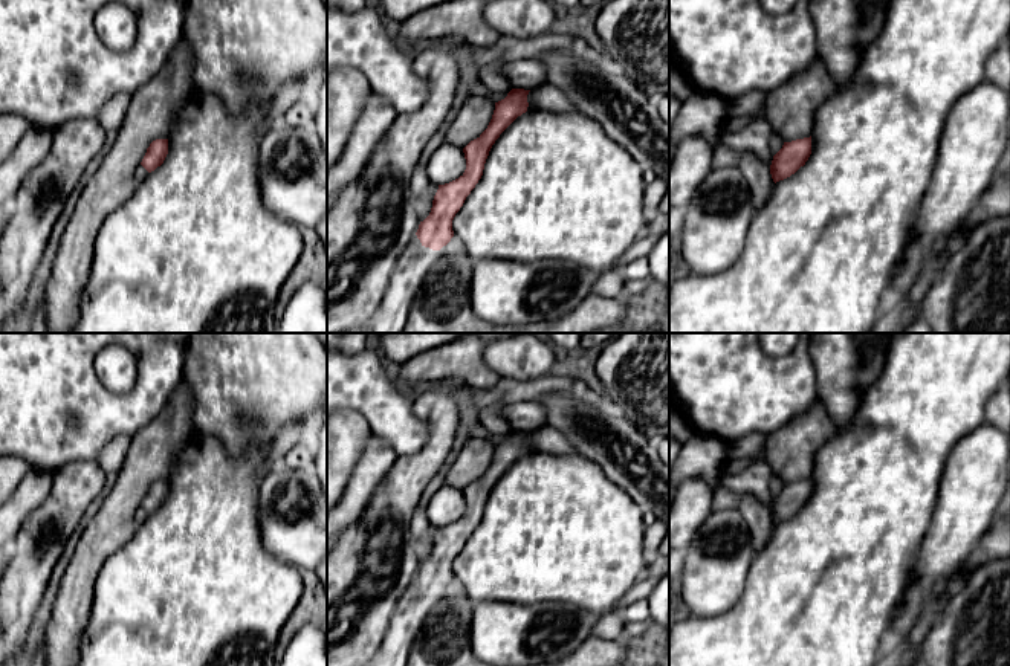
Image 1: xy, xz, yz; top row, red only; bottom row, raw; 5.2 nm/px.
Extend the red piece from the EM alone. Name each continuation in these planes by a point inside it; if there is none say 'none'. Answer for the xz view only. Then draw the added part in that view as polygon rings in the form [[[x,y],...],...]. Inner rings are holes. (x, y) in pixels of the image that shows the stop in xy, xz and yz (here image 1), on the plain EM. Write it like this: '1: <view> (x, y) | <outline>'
1: xz (417, 604) | [[[417,577],[413,579],[408,593],[396,606],[396,613],[390,620],[379,651],[373,657],[371,666],[406,666],[416,637],[426,617],[443,597],[445,590],[432,593],[425,590]]]

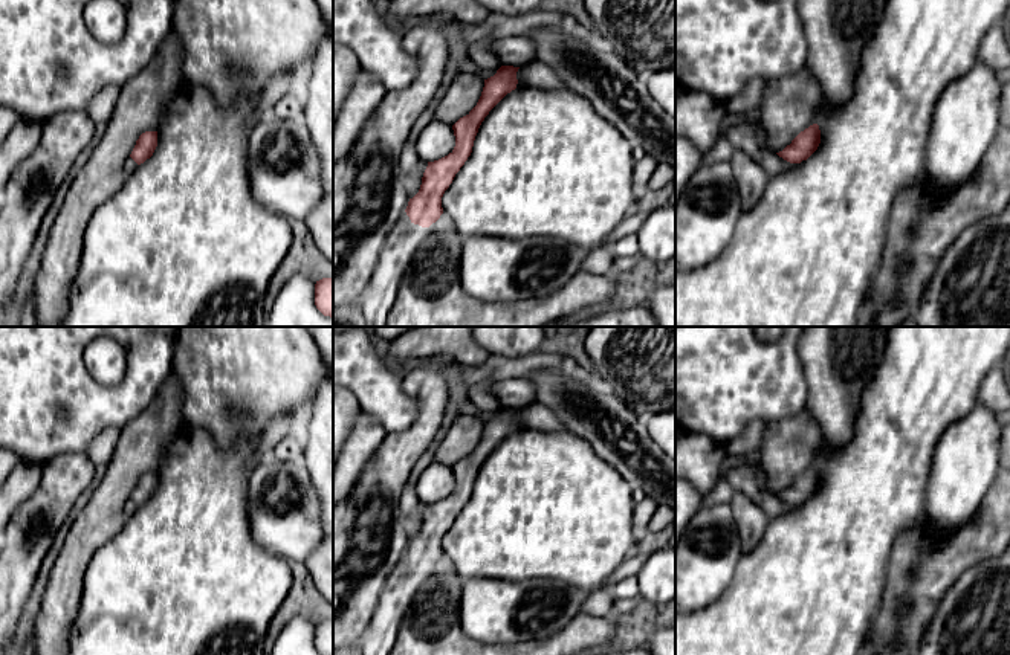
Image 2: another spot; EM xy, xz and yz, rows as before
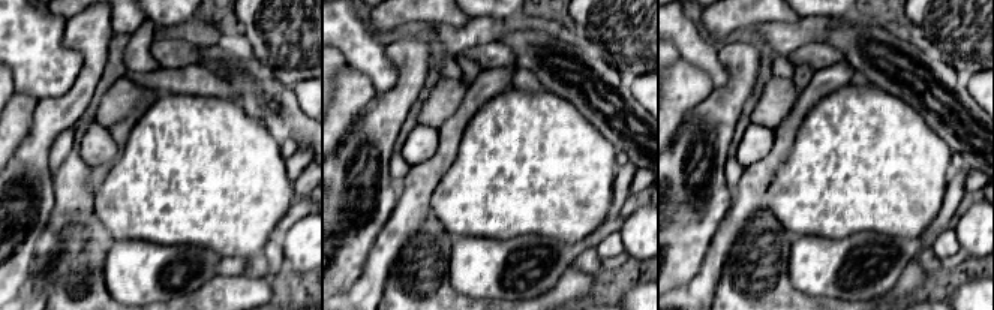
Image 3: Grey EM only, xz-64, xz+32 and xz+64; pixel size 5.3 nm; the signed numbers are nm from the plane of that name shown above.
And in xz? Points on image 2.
1: xz (407, 580) | [[[406,554],[402,556],[397,569],[385,583],[368,628],[362,634],[364,655],[390,655],[410,605],[432,574],[434,566],[422,569],[414,566]]]

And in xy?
none

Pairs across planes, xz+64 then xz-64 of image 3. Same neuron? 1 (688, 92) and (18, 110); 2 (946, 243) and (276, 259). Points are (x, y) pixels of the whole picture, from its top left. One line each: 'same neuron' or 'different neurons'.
1: same neuron
2: same neuron

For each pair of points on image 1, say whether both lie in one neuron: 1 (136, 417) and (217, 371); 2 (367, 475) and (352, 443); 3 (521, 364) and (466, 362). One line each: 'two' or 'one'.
1: two
2: two
3: two

